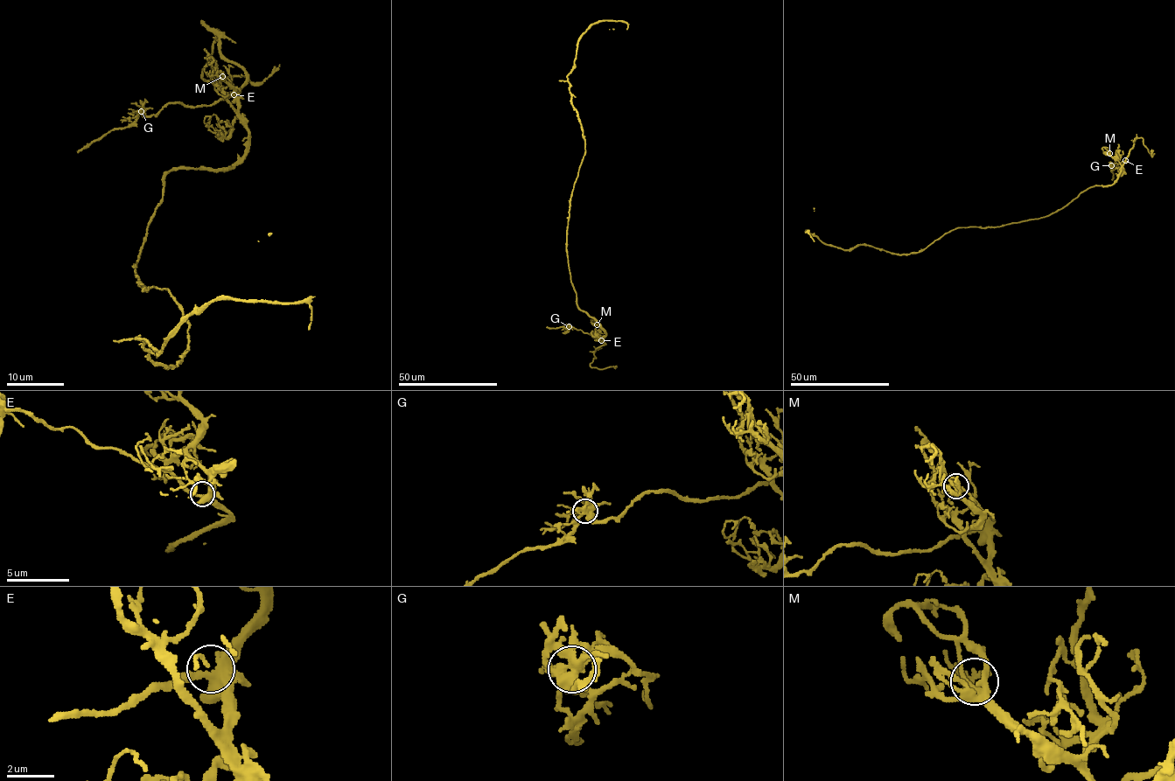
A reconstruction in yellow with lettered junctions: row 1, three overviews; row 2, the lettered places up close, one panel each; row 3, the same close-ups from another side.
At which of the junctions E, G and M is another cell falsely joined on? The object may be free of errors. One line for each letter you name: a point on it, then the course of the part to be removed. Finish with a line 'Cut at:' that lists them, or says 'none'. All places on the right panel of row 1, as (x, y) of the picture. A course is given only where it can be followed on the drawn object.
G: Place: (1111, 165). Course of the part to remove: (1111, 166), (1112, 179)
Cut at: G

